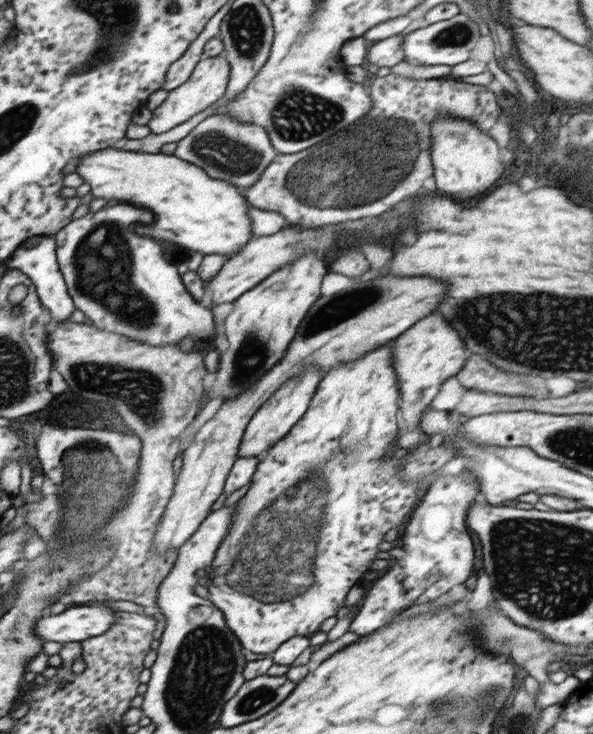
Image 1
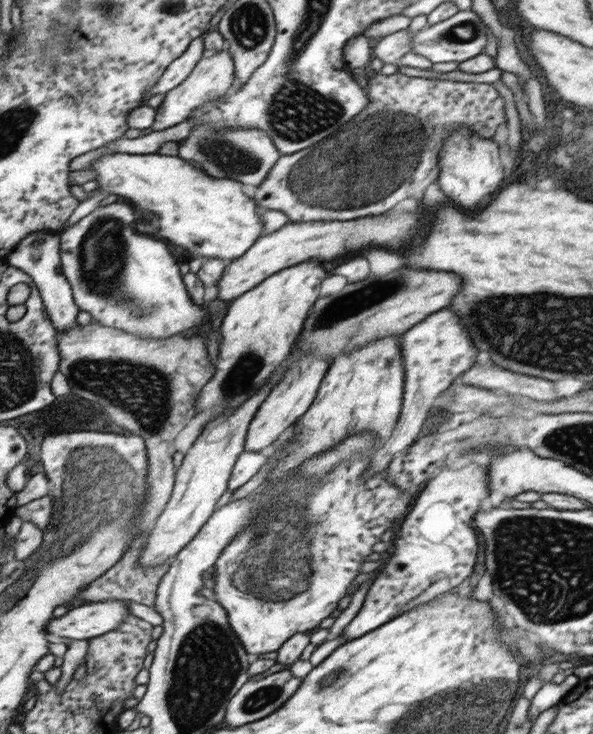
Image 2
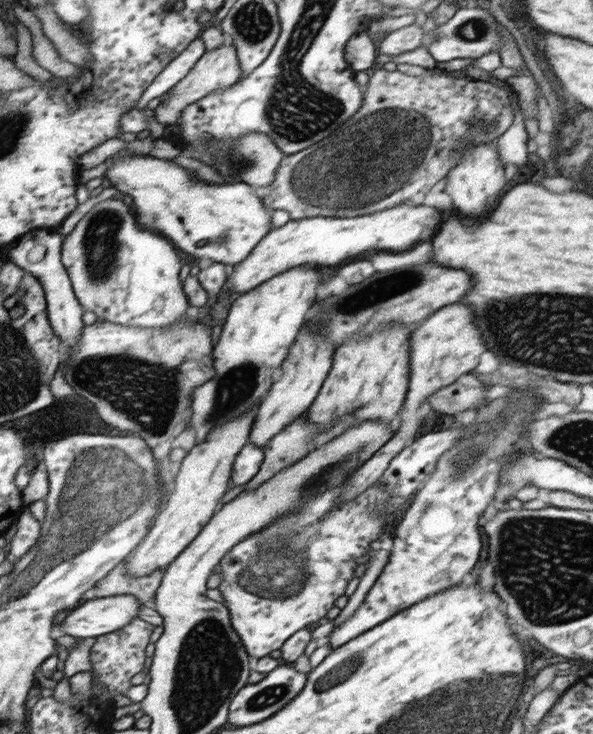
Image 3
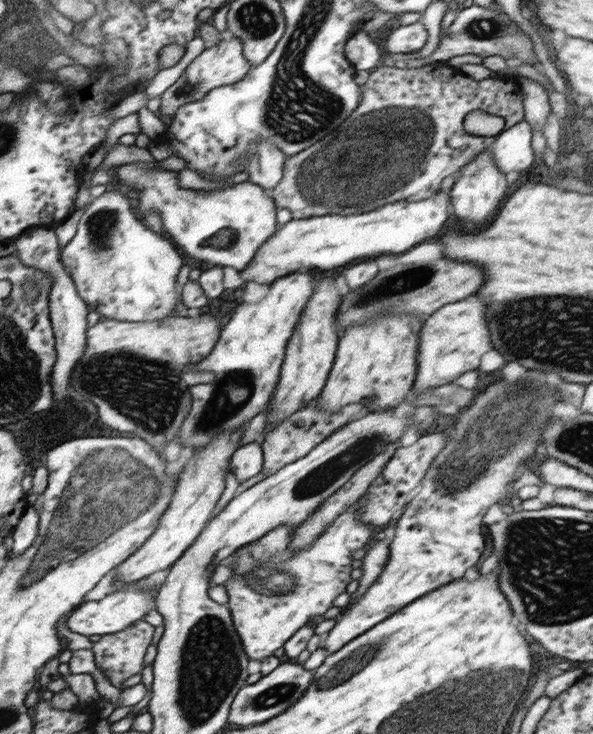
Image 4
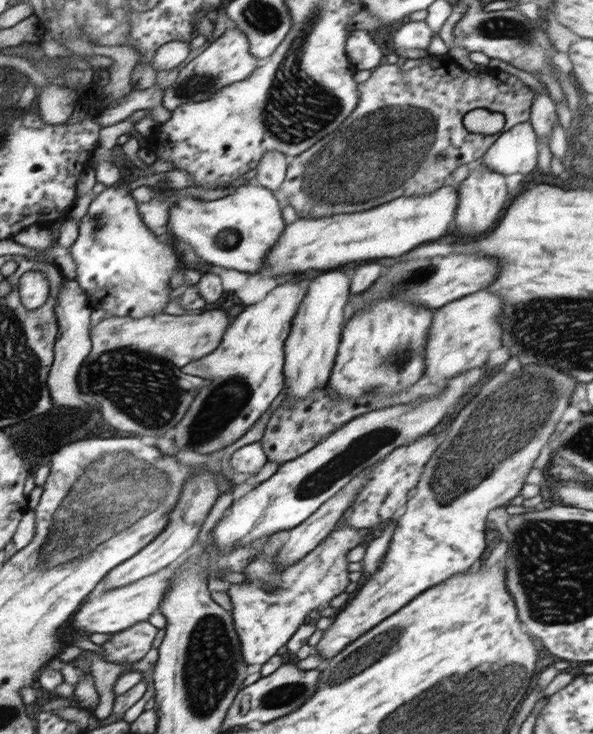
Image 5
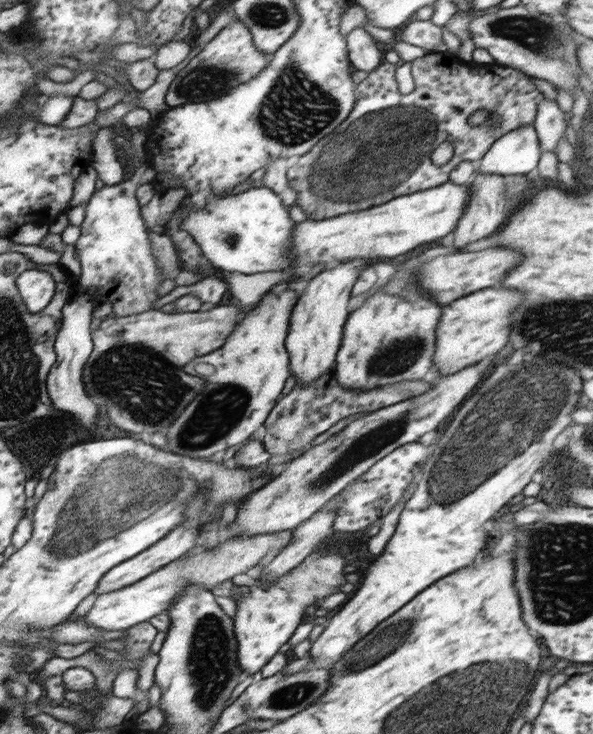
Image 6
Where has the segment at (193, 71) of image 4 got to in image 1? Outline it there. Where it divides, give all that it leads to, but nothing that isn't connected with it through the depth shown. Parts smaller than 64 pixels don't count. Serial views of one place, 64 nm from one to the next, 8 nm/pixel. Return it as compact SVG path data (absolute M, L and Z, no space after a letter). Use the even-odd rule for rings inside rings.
M215 55L208 59L202 59L190 77L190 80L179 86L179 88L168 91L167 98L153 110L153 118L148 126L150 131L155 134L163 134L171 128L177 128L179 124L187 122L189 118L193 118L195 114L203 112L209 108L216 100L223 96L223 92L229 81L230 68L227 59L223 56Z

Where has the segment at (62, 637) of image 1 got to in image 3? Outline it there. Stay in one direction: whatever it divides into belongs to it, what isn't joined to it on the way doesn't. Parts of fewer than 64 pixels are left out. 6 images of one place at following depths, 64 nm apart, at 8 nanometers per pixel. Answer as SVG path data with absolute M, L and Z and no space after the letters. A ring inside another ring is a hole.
M119 594L110 597L96 597L95 599L85 601L59 624L59 630L75 639L101 637L104 634L111 634L125 628L133 620L139 618L139 610L145 604L139 601L139 597L133 594Z

